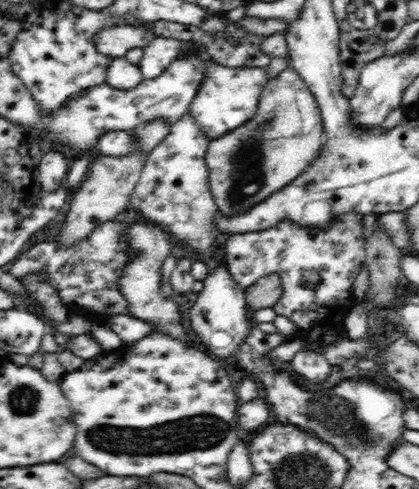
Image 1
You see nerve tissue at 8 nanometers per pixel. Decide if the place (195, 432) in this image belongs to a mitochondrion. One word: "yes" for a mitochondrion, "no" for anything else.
yes

